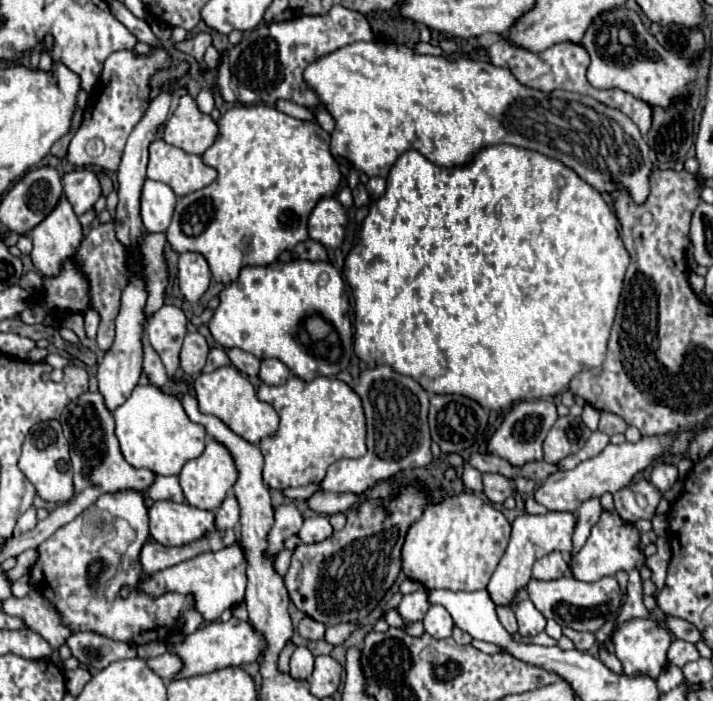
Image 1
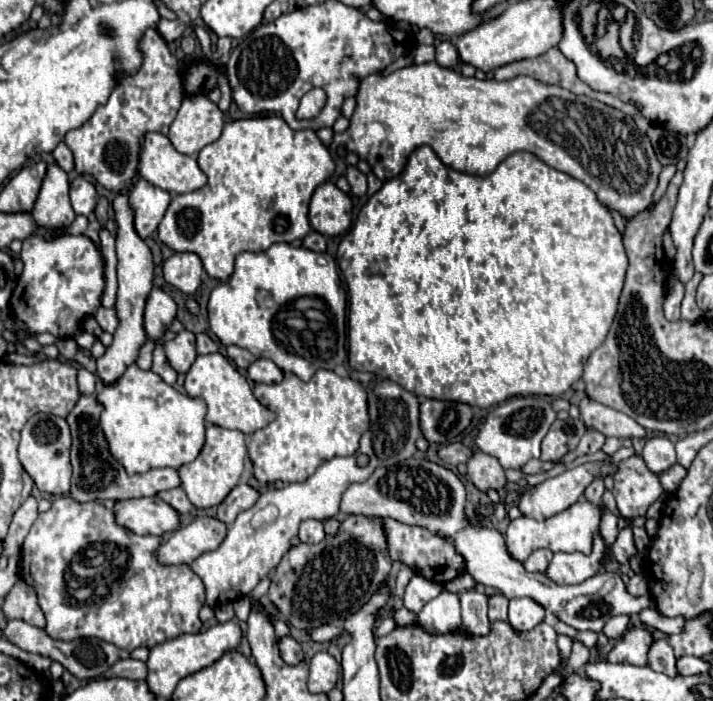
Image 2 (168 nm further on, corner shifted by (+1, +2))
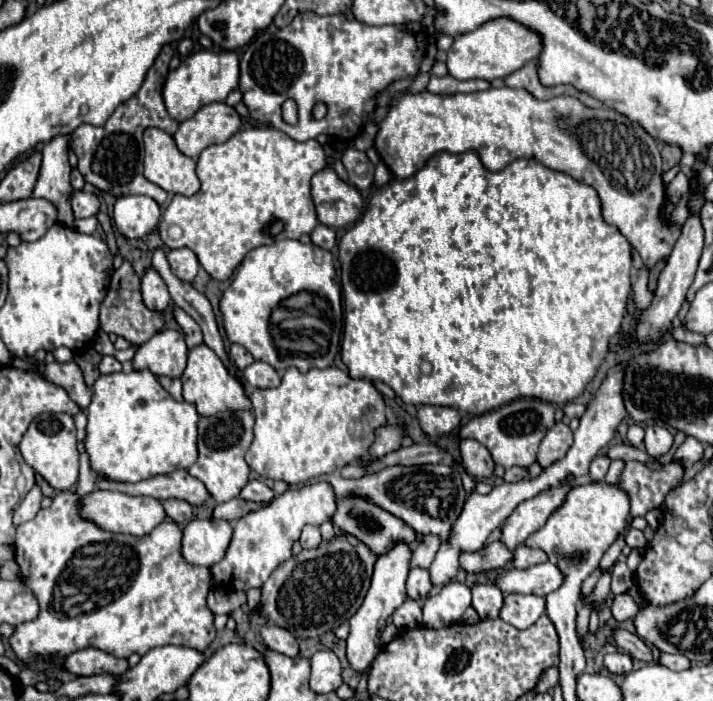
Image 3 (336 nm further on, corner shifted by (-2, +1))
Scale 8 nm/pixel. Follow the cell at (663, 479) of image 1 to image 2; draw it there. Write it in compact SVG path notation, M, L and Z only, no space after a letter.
M649 438L643 448L643 460L647 468L655 474L669 470L675 464L675 446L667 438Z

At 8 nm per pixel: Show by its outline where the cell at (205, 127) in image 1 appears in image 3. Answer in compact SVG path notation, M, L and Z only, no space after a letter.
M210 103L192 119L180 123L174 141L184 155L198 159L206 147L228 141L240 127L242 119L234 107L226 103Z

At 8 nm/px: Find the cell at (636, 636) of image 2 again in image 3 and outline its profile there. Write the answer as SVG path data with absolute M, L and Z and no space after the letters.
M608 653L604 657L604 667L612 673L612 675L626 675L632 671L632 657L628 653Z

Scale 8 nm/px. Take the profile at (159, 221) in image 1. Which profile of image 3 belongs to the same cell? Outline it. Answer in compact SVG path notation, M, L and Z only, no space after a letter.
M126 195L114 203L114 223L124 237L142 239L156 229L160 211L160 205L152 197Z

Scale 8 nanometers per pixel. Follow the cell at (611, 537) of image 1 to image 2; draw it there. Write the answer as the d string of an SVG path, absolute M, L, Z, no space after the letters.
M595 532L591 554L555 554L545 574L557 584L581 584L587 578L599 574L605 568L609 556L611 548L603 542L601 534Z

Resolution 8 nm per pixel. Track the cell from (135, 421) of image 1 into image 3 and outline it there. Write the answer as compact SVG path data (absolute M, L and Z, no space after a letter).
M150 371L100 375L92 387L92 403L88 405L88 425L84 437L84 449L90 457L90 469L96 475L120 483L138 483L156 475L172 473L176 469L188 469L196 463L198 457L198 419L200 415L196 407L186 401L174 401Z

